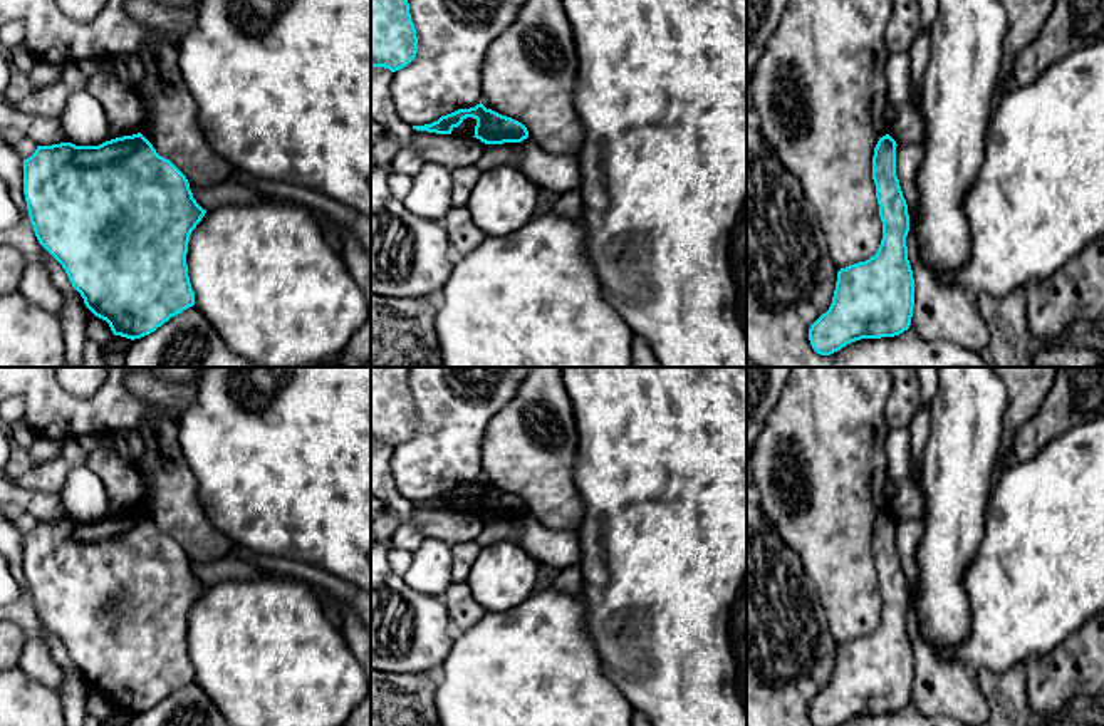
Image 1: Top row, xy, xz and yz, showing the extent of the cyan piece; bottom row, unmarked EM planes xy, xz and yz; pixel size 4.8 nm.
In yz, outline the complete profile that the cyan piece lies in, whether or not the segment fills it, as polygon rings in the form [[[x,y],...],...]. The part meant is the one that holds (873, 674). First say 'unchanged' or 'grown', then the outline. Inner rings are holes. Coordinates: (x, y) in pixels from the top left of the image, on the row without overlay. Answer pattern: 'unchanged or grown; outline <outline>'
unchanged; outline [[[879,513],[872,555],[883,615],[874,632],[837,647],[832,679],[809,704],[814,726],[841,726],[861,714],[903,709],[911,701],[914,654],[908,635],[908,580],[896,552],[896,516]]]

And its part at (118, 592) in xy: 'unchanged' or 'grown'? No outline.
unchanged

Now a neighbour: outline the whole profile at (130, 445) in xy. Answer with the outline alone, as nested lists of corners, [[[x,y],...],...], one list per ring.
[[[126,429],[112,436],[116,451],[133,466],[139,464],[144,453],[144,441],[136,429]]]

